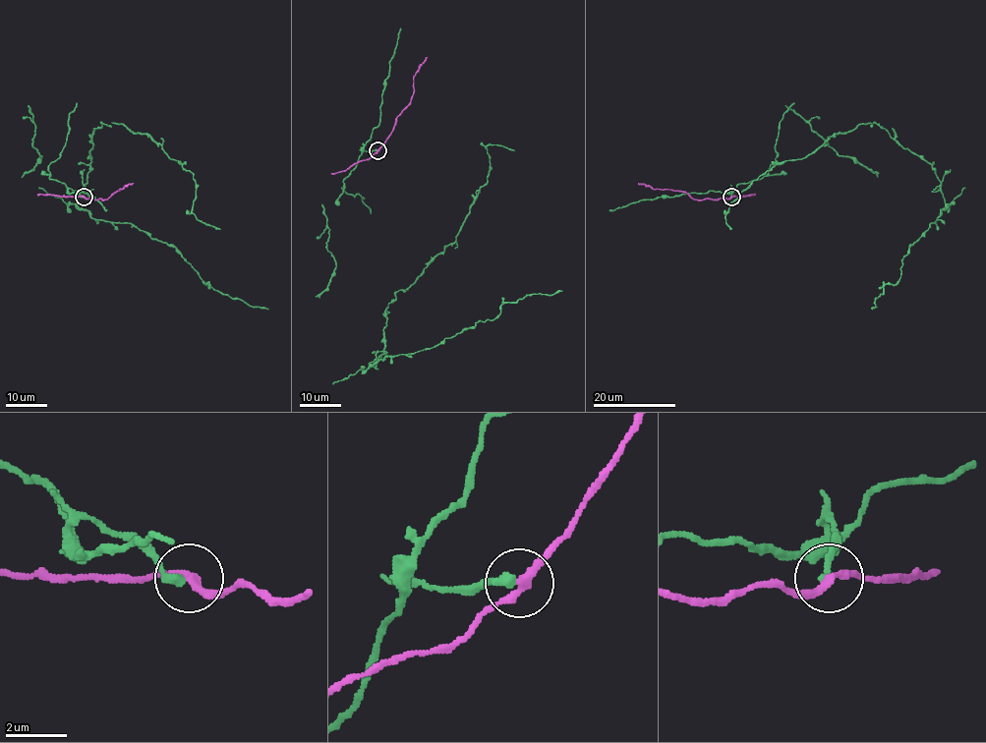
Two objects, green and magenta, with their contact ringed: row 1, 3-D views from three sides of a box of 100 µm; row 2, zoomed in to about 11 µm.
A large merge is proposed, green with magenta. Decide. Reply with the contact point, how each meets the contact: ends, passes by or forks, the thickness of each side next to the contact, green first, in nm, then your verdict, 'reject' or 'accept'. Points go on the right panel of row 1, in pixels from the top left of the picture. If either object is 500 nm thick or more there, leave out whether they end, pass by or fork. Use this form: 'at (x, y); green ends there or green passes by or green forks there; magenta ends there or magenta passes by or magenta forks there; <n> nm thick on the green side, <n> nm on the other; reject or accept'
at (731, 197); green ends there; magenta passes by; 300 nm thick on the green side, 240 nm on the other; reject

